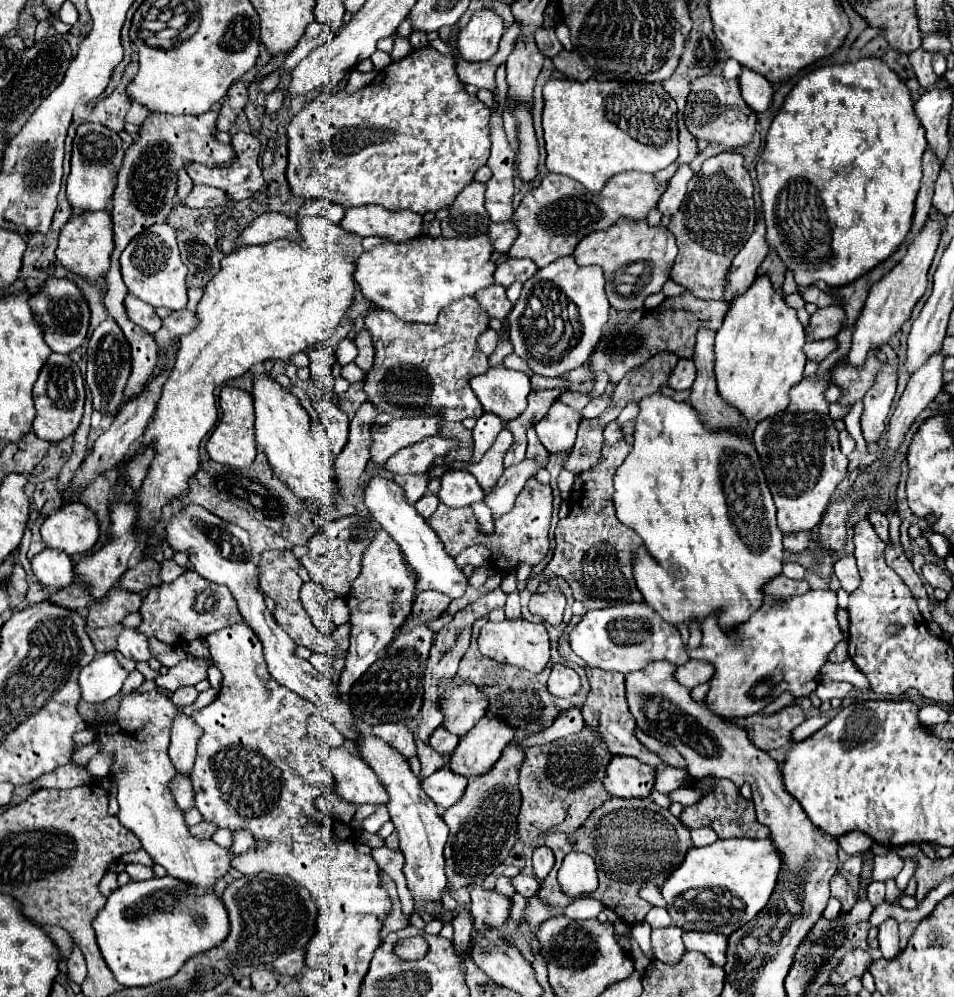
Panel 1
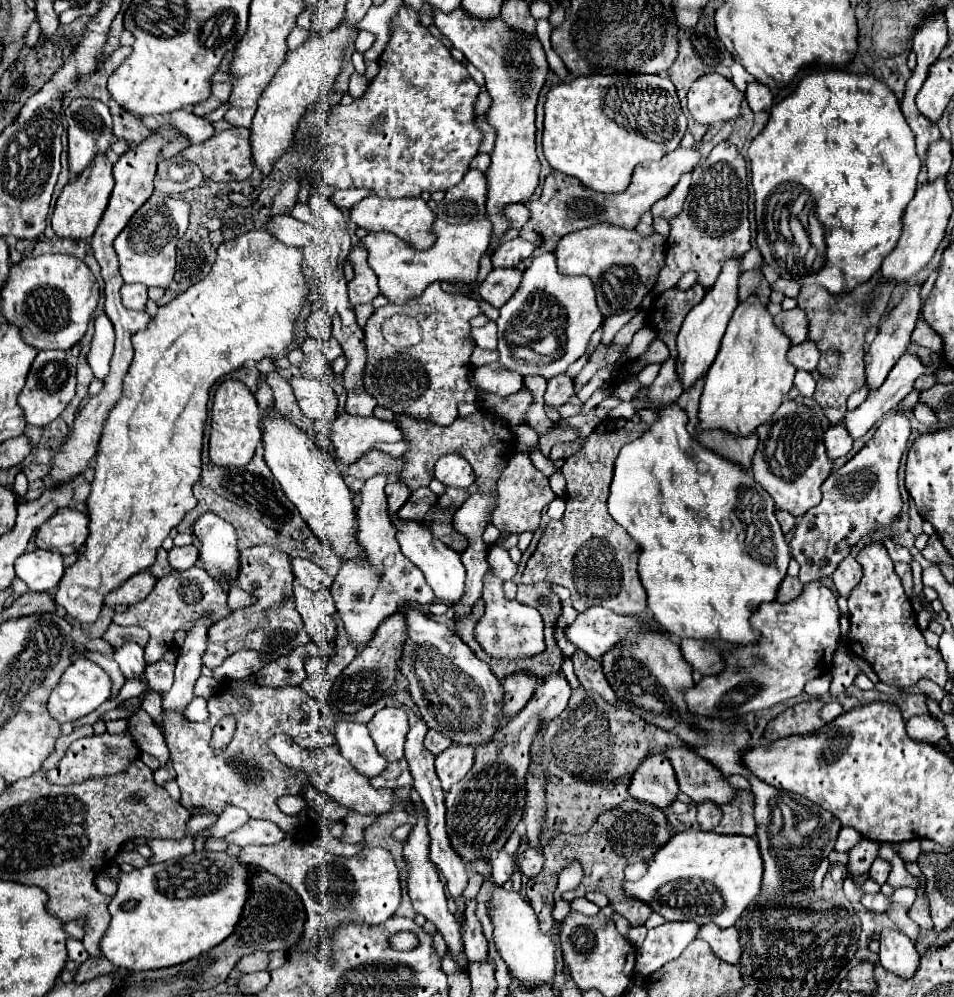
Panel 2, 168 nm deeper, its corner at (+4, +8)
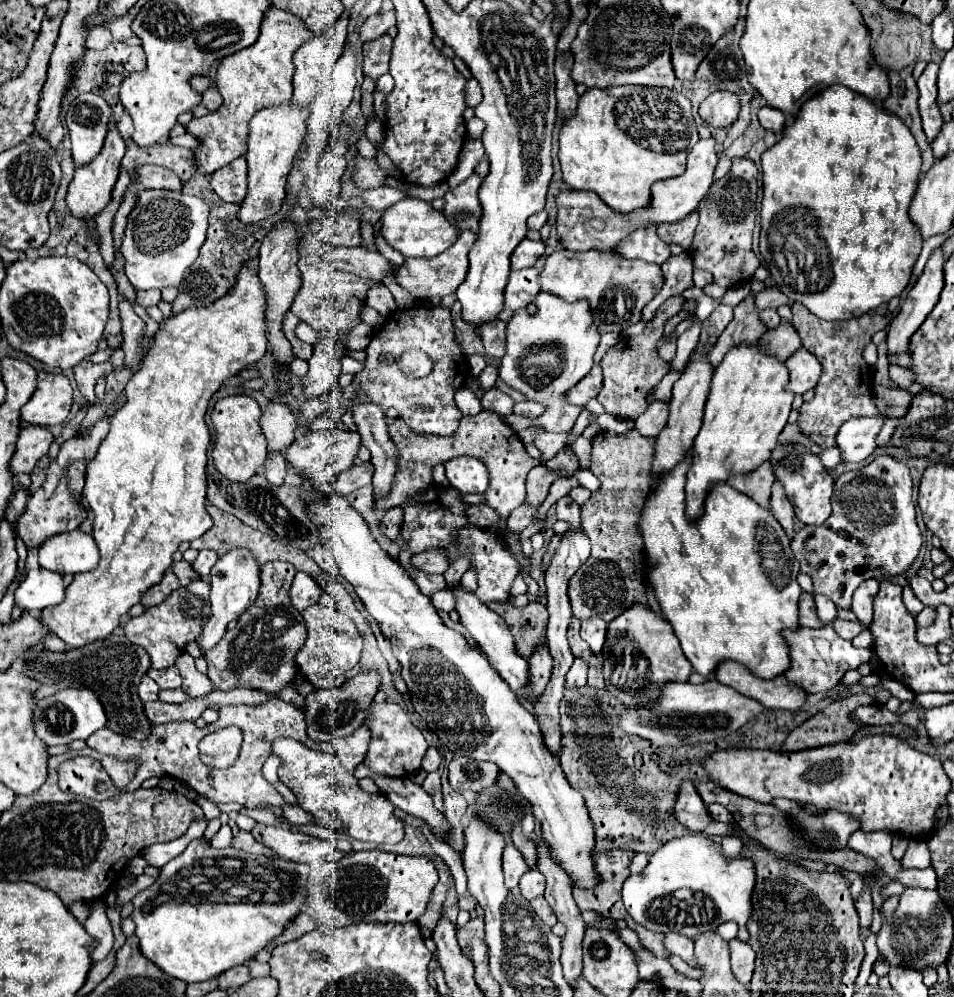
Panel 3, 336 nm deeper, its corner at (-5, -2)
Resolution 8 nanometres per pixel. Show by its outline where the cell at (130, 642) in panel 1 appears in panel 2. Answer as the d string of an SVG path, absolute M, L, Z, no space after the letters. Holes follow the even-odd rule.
M127 643L121 649L117 649L113 659L119 663L119 667L127 679L141 677L145 667L147 667L147 663L143 659L143 649L135 643Z

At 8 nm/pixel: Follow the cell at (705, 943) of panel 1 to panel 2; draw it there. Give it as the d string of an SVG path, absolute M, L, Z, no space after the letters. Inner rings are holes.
M707 923L705 927L701 927L699 939L707 941L713 949L713 953L723 959L725 963L739 963L741 959L741 943L739 943L739 931L735 927L729 929L721 929L715 923Z

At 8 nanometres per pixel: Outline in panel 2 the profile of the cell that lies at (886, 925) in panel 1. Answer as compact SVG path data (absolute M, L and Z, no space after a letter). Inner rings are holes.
M885 929L881 933L879 945L879 963L887 971L903 979L911 979L915 975L915 969L919 969L919 953L905 935L901 935L899 931Z

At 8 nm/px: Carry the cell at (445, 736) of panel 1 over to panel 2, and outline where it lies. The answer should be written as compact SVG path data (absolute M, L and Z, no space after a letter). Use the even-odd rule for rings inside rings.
M429 729L429 731L427 731L427 735L425 735L423 745L425 745L425 749L427 749L429 753L439 755L439 753L443 753L443 751L445 751L445 749L451 745L451 741L449 741L447 737L443 737L439 731Z

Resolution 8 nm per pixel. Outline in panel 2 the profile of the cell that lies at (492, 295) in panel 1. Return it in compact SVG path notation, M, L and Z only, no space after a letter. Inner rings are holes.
M491 269L487 279L479 285L477 293L487 303L491 303L493 307L499 309L519 289L521 279L523 279L523 271L519 271L519 269Z

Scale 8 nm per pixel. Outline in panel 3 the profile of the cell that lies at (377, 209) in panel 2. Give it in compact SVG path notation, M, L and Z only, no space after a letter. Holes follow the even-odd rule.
M404 199L392 207L388 207L382 215L382 235L396 251L404 257L436 257L438 253L446 251L454 241L458 231L446 221L446 217L436 211L430 203L420 199Z

